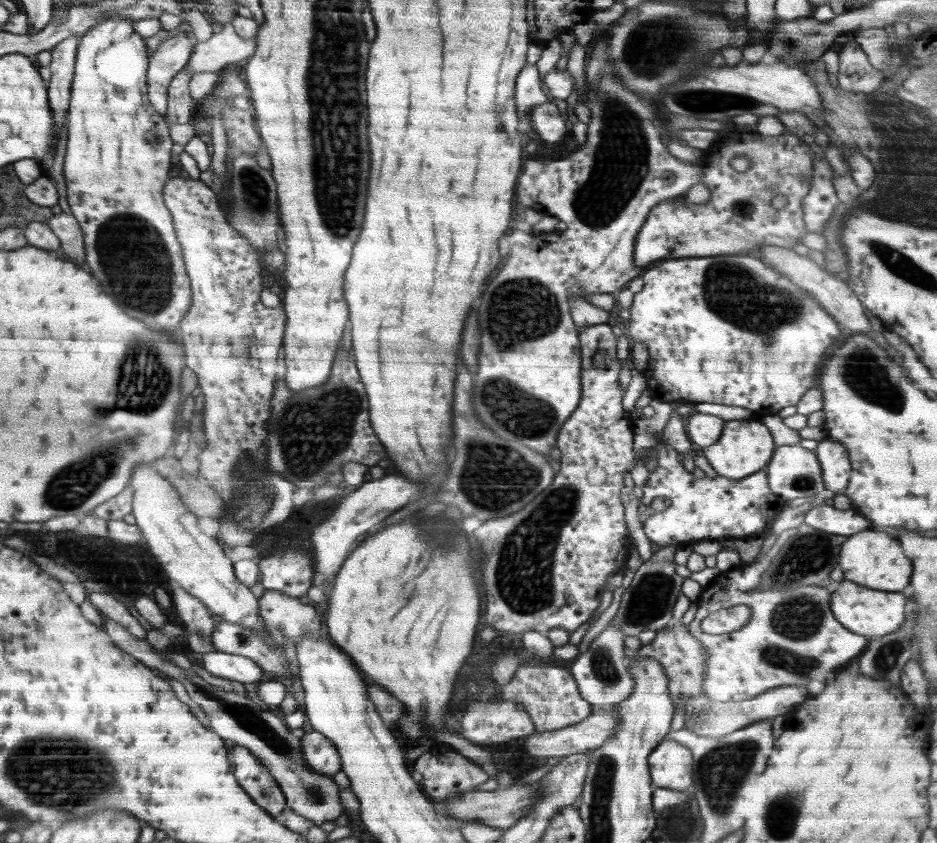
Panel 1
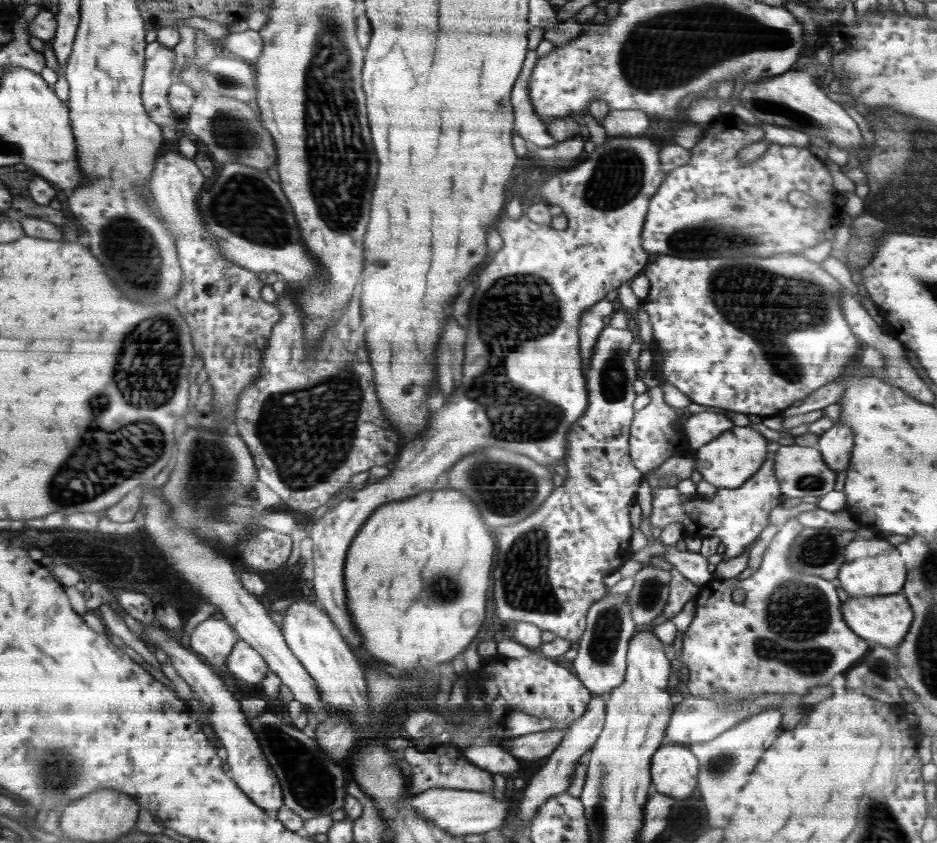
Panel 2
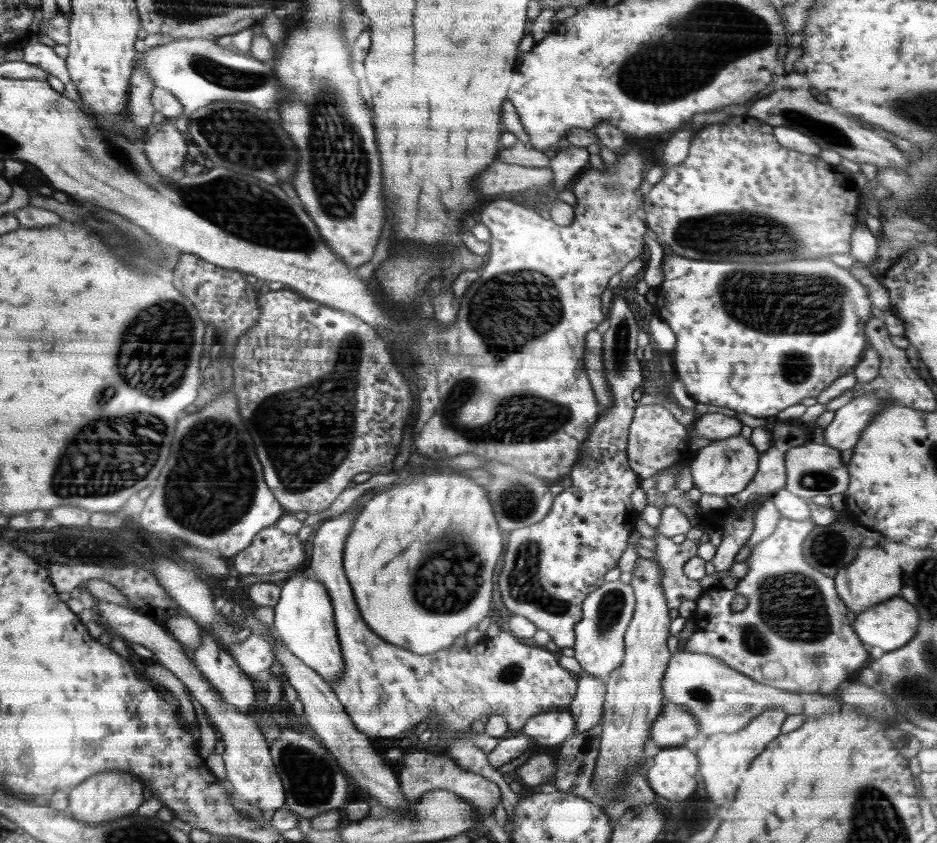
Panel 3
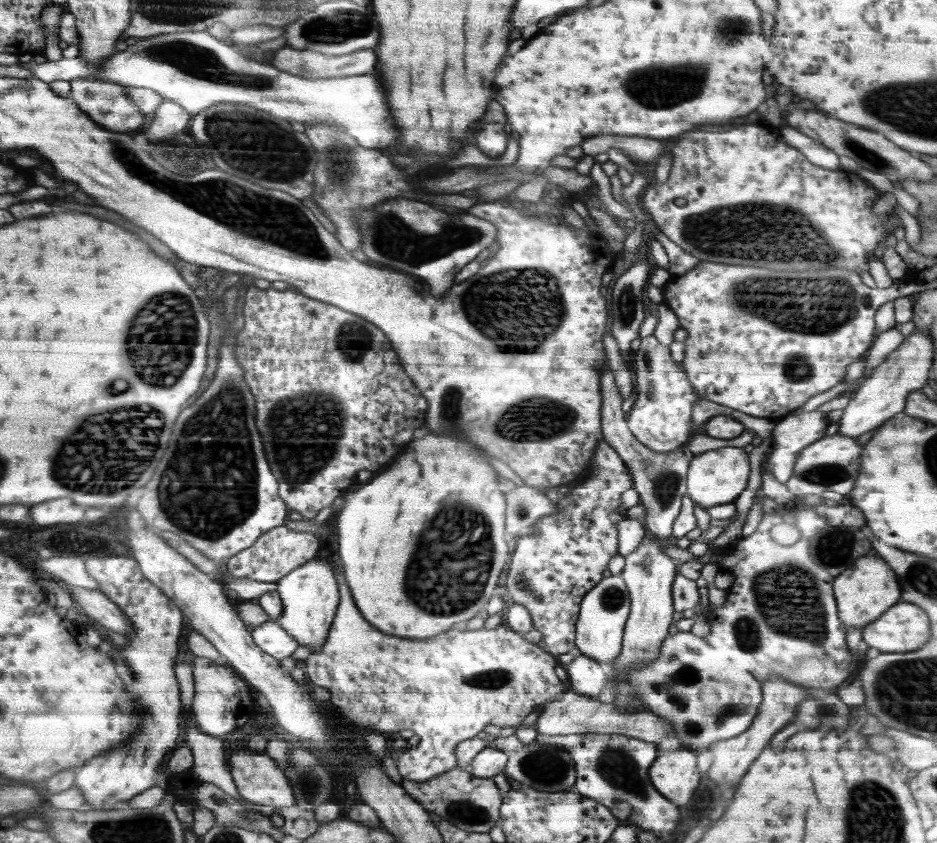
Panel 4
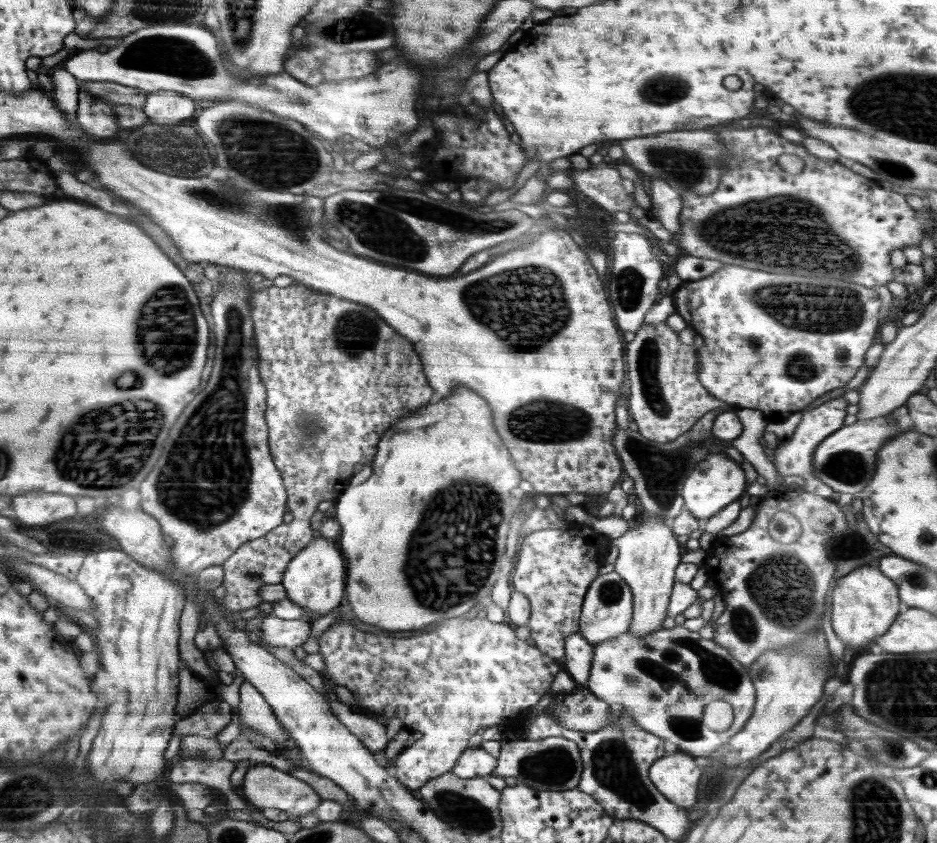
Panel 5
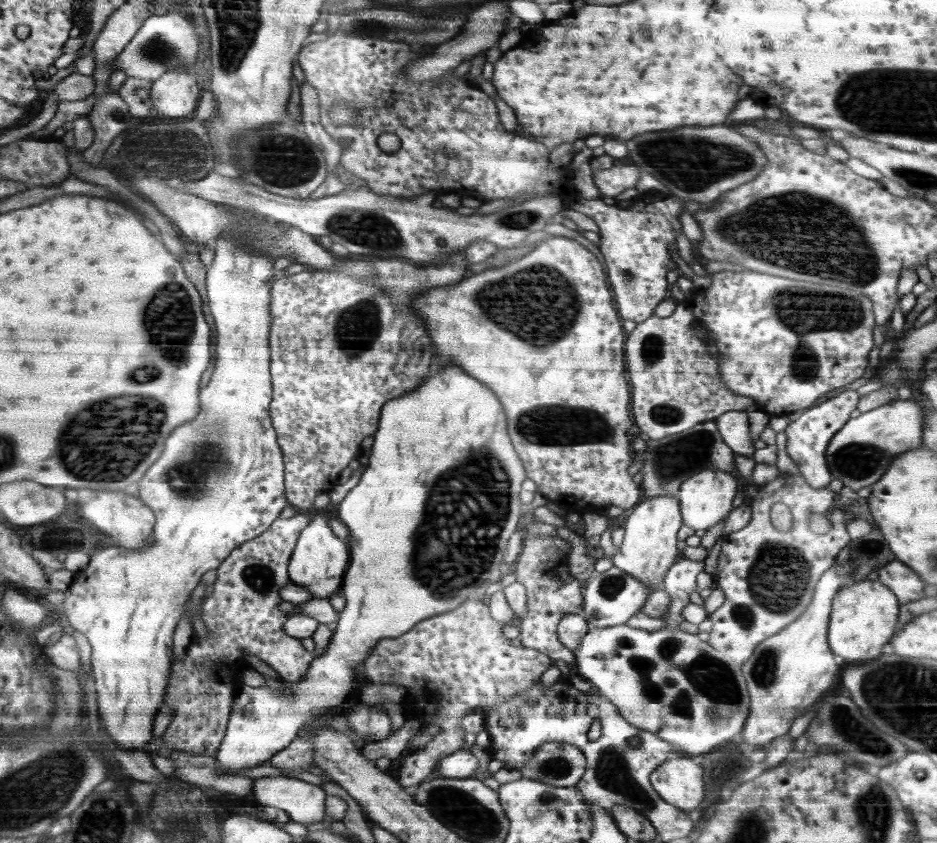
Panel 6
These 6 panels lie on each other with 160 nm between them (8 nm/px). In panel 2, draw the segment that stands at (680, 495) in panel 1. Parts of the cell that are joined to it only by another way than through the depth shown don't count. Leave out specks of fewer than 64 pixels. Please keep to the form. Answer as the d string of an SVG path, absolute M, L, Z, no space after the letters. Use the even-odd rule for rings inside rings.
M660 388L649 390L650 403L636 411L635 422L631 425L630 452L637 469L647 472L658 468L666 458L678 456L686 448L686 436L681 428L674 428L674 424L680 425L676 418L676 410L666 406L662 400L663 392ZM774 458L763 462L759 472L746 484L735 489L717 488L711 497L679 497L676 487L659 487L653 492L649 524L656 528L667 528L670 524L681 524L684 533L694 538L719 536L725 551L723 561L746 553L746 548L755 543L760 532L769 525L770 511L775 506L786 504L779 481L775 477Z

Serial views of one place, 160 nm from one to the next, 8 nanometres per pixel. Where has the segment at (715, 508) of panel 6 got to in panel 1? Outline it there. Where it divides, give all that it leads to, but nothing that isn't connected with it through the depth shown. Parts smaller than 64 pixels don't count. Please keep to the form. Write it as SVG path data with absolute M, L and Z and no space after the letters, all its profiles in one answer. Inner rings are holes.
M732 420L728 422L728 426L724 426L724 436L701 453L706 455L710 466L718 475L730 480L740 480L765 469L766 464L771 462L772 452L774 442L771 431L761 420Z

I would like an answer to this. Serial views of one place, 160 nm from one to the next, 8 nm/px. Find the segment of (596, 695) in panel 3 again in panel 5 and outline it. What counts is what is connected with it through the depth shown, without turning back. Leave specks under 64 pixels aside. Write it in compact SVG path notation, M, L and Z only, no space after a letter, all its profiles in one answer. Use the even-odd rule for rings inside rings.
M577 630L574 634L567 637L565 672L567 672L574 682L586 684L589 676L593 659L593 646Z

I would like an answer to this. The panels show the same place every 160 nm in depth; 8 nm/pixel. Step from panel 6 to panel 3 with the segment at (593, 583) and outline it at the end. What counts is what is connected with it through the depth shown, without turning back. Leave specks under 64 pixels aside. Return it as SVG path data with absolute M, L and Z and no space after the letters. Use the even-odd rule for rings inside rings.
M620 579L604 583L599 590L594 591L594 593L586 598L583 602L583 618L575 629L576 641L573 646L574 658L579 662L581 670L605 680L613 670L616 670L623 664L625 655L625 633L627 632L628 625L630 625L633 620L636 604L637 598L635 590L632 590L630 584L622 583Z

